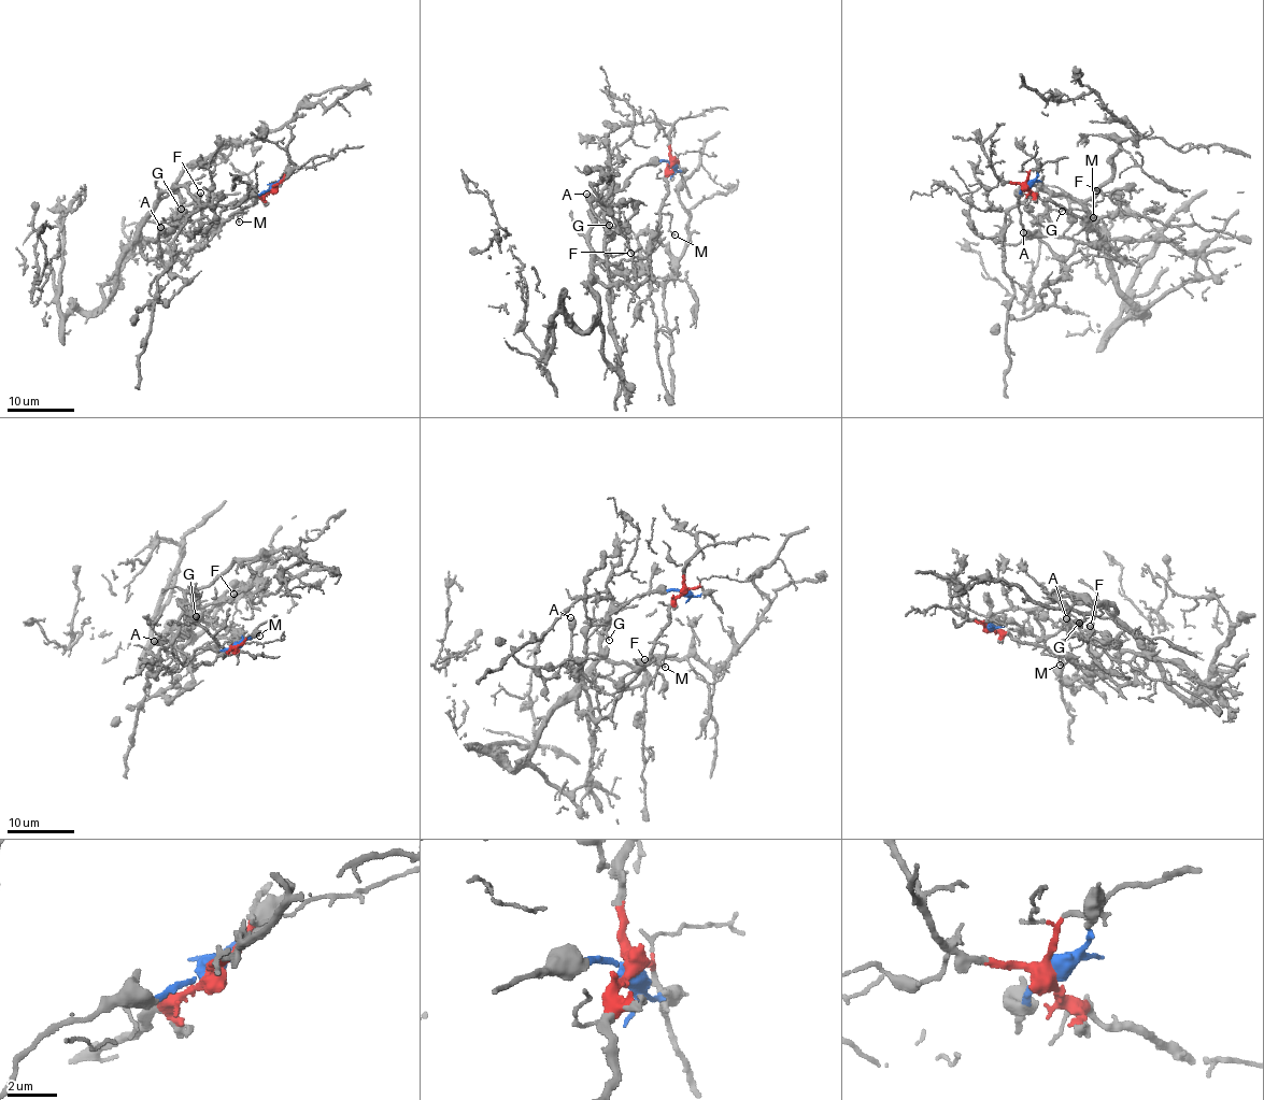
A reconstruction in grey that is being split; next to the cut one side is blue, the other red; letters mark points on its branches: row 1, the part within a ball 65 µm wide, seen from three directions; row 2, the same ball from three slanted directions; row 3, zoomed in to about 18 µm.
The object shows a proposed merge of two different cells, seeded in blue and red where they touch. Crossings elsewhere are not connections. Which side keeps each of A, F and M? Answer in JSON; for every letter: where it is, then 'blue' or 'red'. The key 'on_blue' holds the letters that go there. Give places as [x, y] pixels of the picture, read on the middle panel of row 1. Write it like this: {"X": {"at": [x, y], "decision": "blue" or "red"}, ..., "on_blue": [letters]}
{"A": {"at": [586, 194], "decision": "blue"}, "F": {"at": [630, 253], "decision": "red"}, "M": {"at": [675, 234], "decision": "red"}, "on_blue": ["A"]}

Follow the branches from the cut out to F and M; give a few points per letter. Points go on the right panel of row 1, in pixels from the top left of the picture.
F: (1027, 185), (1085, 217), (1124, 259), (1116, 259), (1094, 223), (1120, 204), (1095, 190)
M: (1027, 185), (1038, 198), (1087, 211), (1093, 217)

